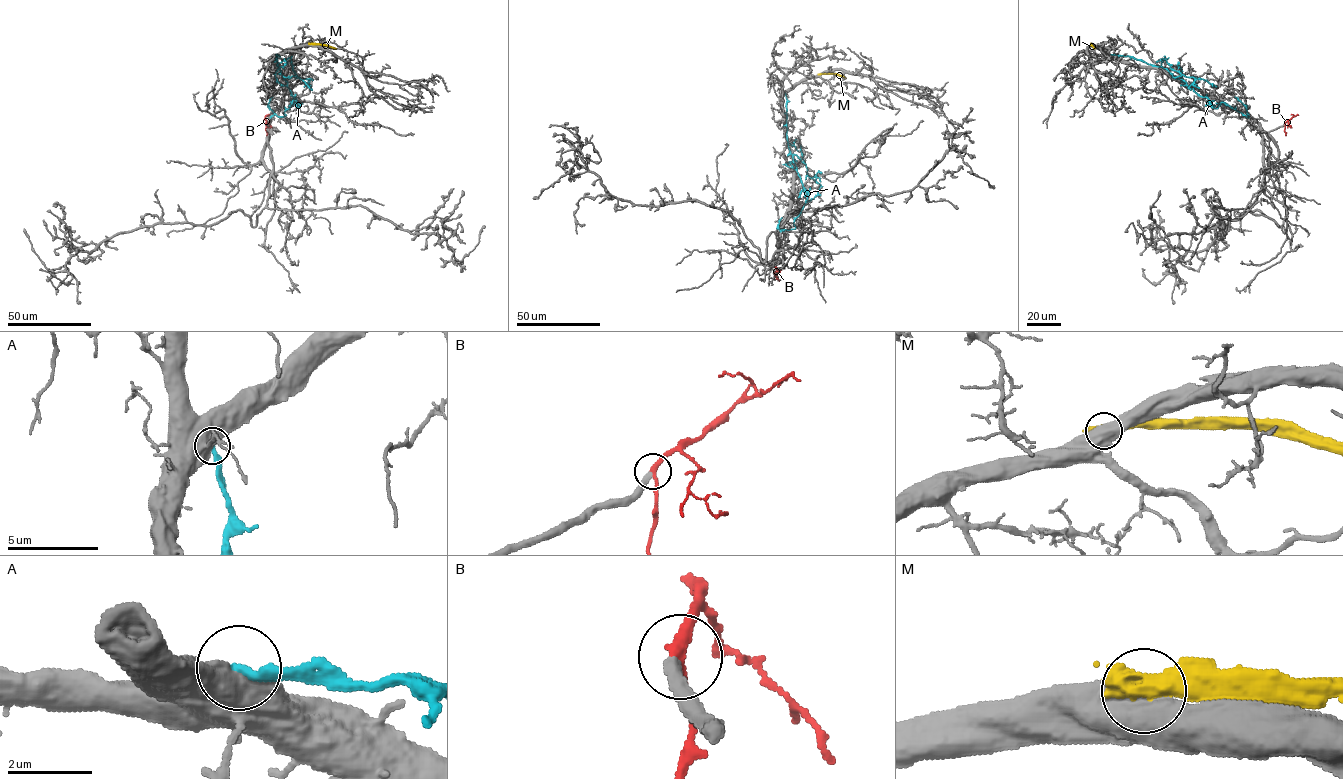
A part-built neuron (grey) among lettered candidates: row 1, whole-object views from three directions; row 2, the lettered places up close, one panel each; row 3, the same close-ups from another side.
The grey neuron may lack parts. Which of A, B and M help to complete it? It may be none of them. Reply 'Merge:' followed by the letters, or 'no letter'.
Merge: no letter

